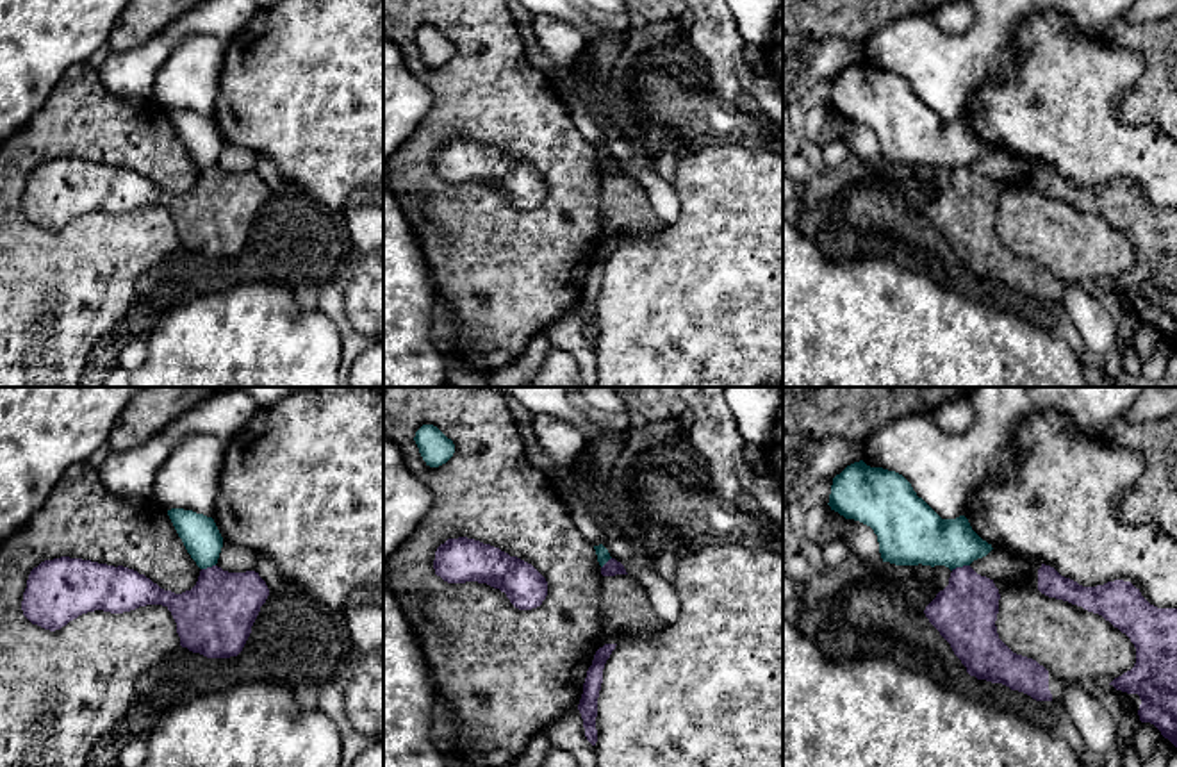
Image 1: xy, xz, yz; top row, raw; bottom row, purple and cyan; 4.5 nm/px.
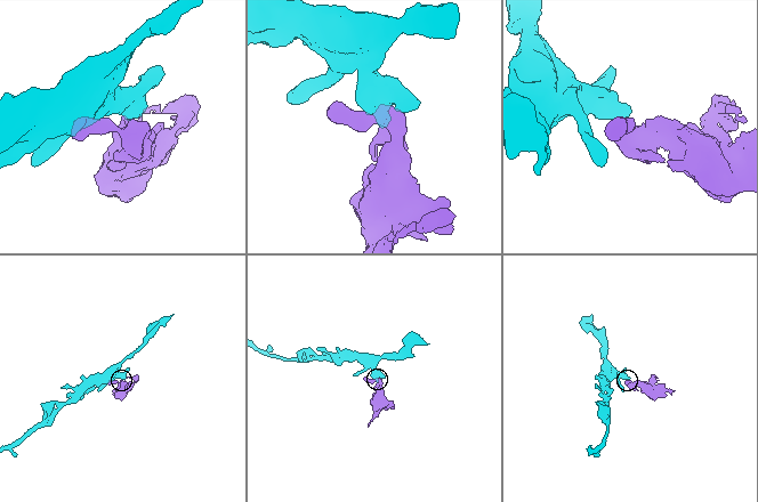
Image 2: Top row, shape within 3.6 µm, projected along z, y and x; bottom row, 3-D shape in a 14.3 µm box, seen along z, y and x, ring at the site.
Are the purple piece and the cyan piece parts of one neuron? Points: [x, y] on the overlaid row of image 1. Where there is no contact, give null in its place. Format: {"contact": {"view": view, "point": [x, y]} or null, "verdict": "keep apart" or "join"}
{"contact": {"view": "yz", "point": [960, 568]}, "verdict": "keep apart"}

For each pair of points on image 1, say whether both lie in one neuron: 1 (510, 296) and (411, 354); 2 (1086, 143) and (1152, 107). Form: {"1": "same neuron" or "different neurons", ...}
{"1": "different neurons", "2": "different neurons"}

